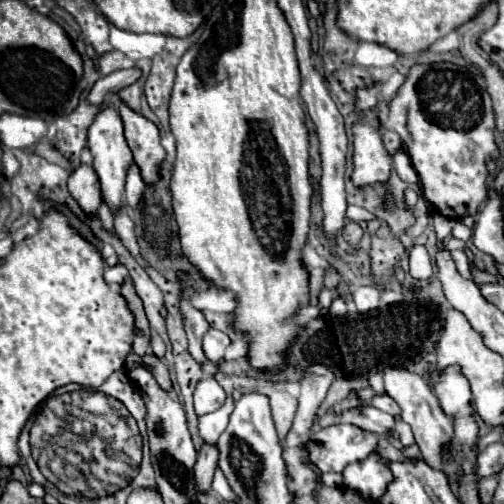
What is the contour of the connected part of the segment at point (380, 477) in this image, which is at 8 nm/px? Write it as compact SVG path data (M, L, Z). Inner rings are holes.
M374 450L366 460L354 462L344 470L344 486L354 490L356 494L362 494L362 498L370 498L374 502L384 496L386 486L392 480L394 476L378 450Z

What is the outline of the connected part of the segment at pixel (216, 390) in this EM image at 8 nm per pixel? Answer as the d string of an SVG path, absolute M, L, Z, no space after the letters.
M202 378L198 382L194 390L194 408L198 416L214 412L224 404L224 400L226 400L226 392L214 378Z

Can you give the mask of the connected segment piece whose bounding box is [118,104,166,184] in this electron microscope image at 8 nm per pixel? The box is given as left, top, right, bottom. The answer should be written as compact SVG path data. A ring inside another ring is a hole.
M118 104L118 114L124 124L124 138L134 154L134 164L140 168L140 176L146 184L160 180L160 164L166 160L166 150L160 144L156 124L142 114L132 112L128 106Z

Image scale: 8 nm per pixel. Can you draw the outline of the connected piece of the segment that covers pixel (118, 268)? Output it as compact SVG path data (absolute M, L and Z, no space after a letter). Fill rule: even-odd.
M116 264L114 268L106 268L106 270L104 270L104 280L106 280L106 284L108 284L110 288L118 288L118 286L124 282L126 276L128 276L128 274L126 274L126 268L124 268L122 264Z

